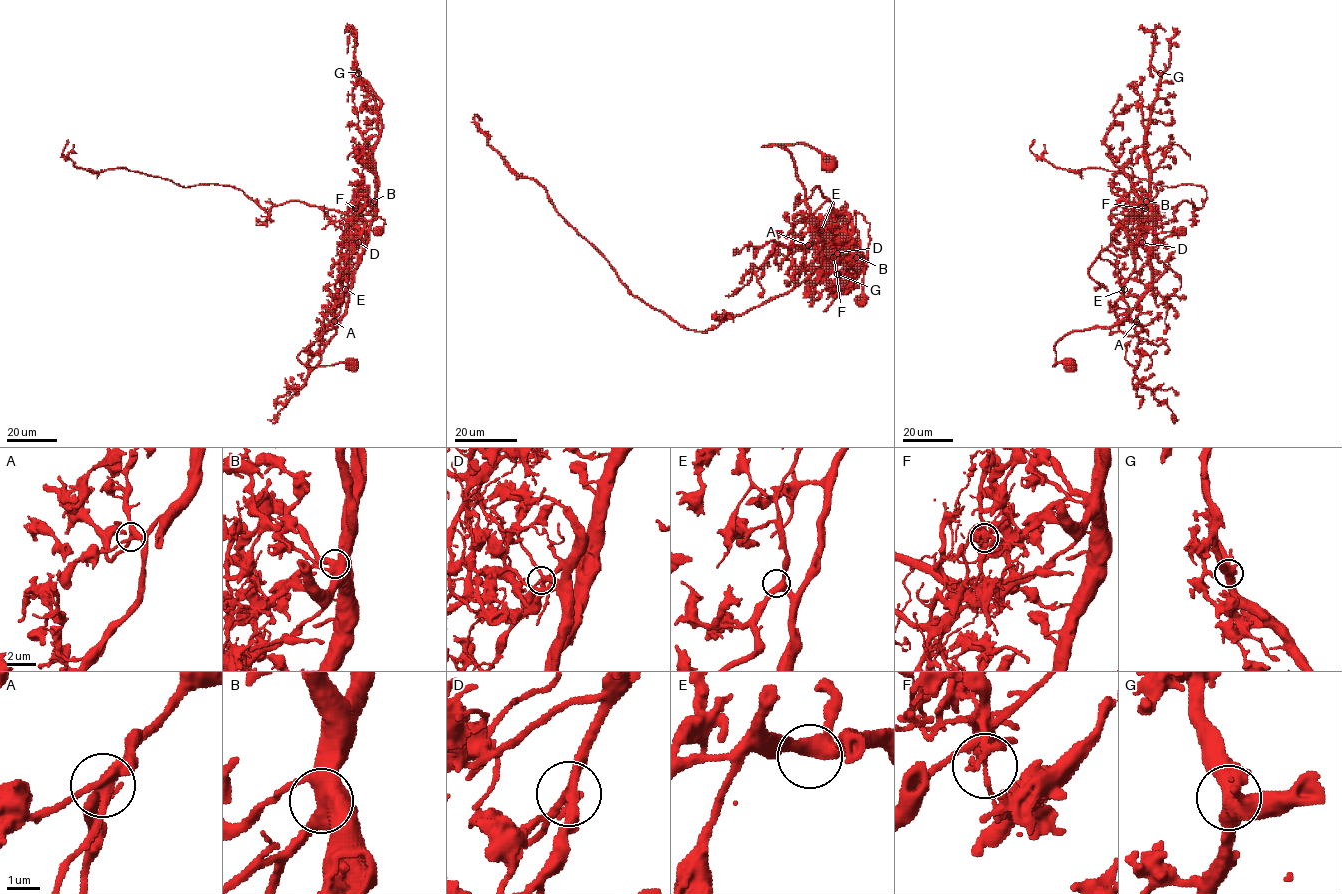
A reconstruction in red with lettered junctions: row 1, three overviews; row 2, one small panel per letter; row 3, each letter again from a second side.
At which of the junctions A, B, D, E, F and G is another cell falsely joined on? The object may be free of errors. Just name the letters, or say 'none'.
F

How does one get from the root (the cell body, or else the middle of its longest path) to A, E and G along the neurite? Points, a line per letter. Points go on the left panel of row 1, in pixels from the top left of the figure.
A: (351, 364), (307, 366), (298, 359), (341, 318), (334, 321)
E: (351, 364), (307, 366), (298, 359), (325, 331), (339, 324), (346, 309), (345, 289)
G: (351, 364), (307, 366), (298, 355), (339, 324), (368, 240), (381, 121), (380, 101), (358, 73)

